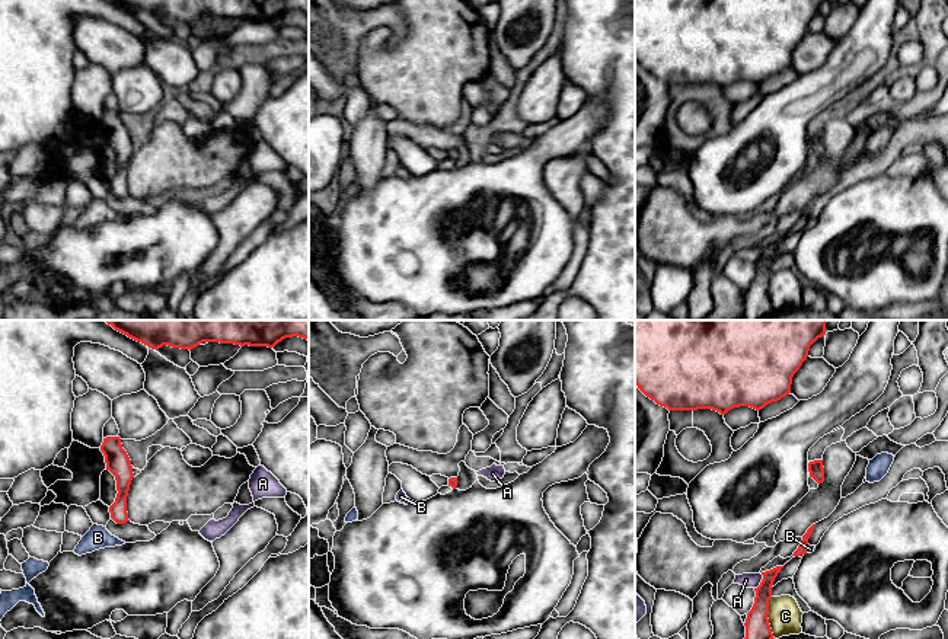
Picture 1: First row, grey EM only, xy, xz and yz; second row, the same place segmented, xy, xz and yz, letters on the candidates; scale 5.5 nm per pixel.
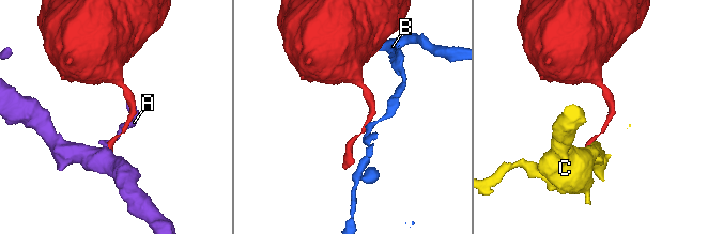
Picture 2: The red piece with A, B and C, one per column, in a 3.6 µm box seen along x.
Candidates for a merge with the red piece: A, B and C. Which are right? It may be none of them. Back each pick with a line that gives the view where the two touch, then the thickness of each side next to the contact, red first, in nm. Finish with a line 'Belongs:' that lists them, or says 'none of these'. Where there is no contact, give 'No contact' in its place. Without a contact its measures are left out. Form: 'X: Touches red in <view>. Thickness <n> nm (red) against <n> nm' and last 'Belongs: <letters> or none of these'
Belongs: none of these

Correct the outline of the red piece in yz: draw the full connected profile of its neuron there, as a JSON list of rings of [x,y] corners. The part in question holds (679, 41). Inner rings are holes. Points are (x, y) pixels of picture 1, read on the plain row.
[[[635,0],[635,58],[668,84],[712,83],[725,89],[740,80],[763,83],[791,67],[794,48],[826,0]]]

